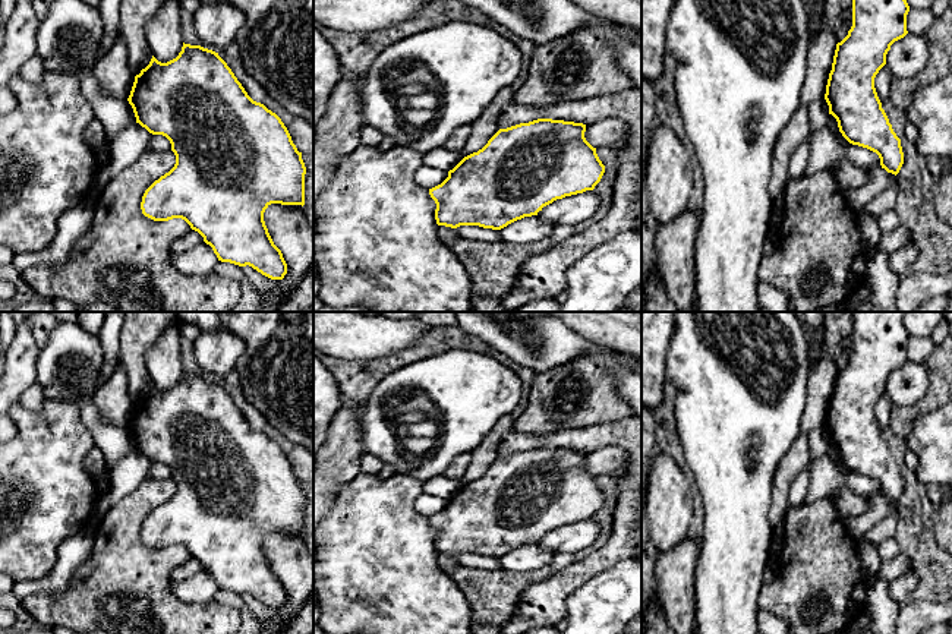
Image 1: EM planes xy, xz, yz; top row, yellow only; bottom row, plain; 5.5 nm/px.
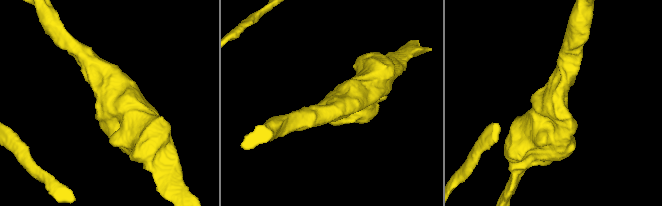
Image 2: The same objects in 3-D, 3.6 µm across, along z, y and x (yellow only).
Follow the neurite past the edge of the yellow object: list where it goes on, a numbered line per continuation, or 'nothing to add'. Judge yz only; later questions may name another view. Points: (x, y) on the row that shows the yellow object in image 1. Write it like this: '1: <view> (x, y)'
nothing to add

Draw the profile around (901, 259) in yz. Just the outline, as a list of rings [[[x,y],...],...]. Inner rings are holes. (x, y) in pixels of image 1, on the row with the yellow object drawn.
[[[908,243],[907,246],[892,252],[889,255],[889,265],[899,277],[905,275],[910,266],[918,258],[918,247],[915,243]]]

